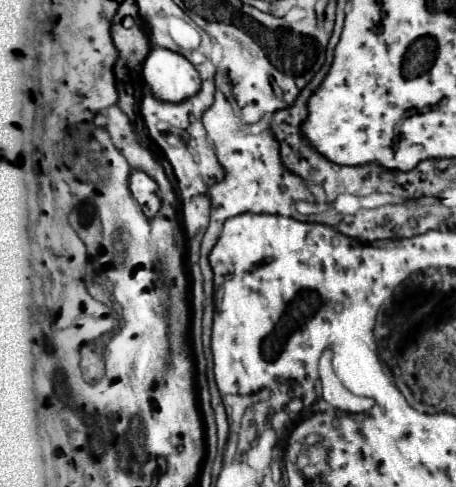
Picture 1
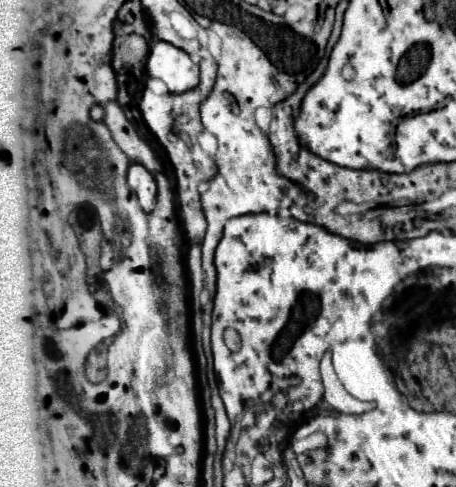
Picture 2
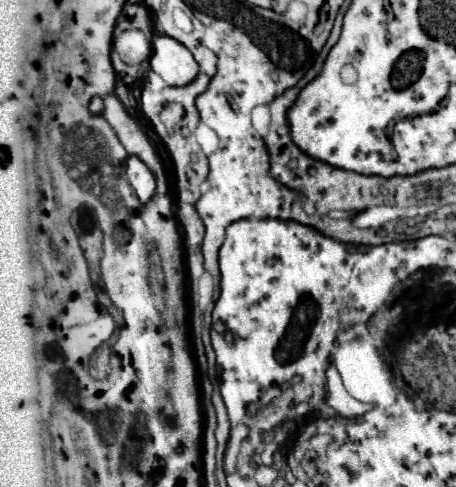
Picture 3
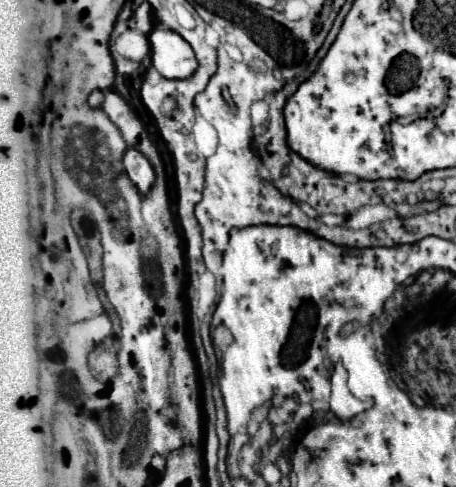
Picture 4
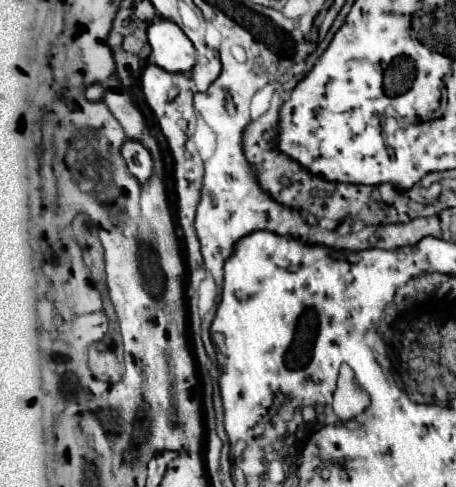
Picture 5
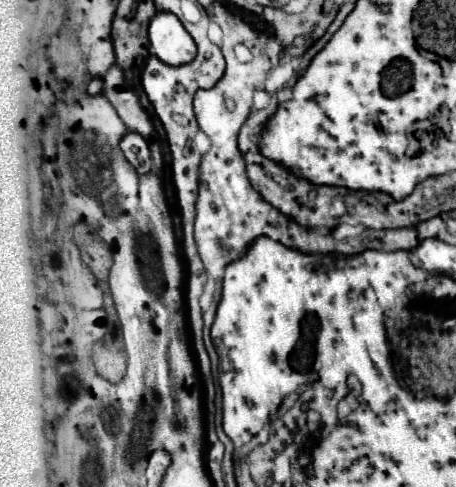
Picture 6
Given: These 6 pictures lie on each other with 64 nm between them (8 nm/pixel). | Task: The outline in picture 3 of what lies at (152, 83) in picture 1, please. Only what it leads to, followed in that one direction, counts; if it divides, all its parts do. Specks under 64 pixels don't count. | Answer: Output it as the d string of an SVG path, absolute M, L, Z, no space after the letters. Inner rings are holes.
M154 34L152 38L152 54L150 54L150 68L164 78L168 86L188 86L196 80L200 68L190 54L188 48L184 48L180 42Z

